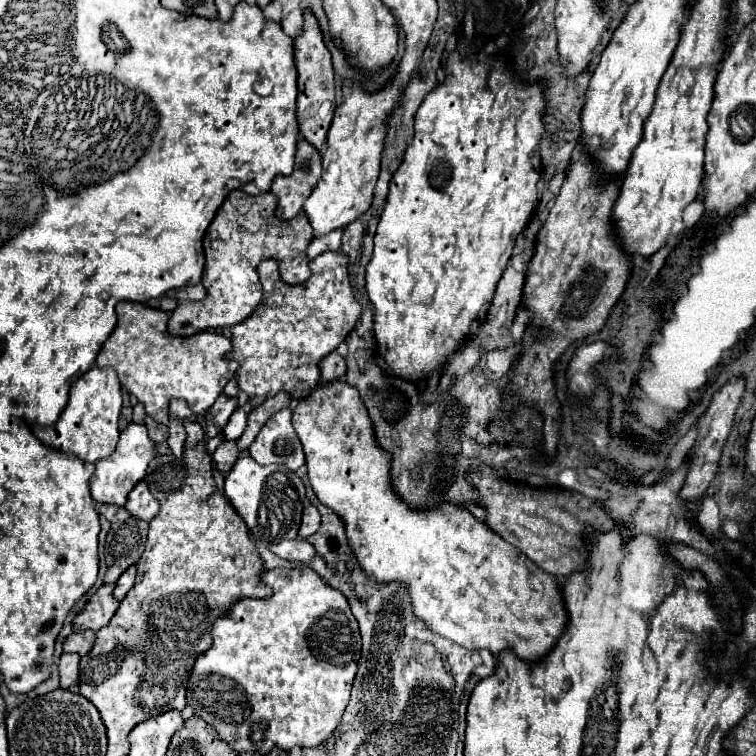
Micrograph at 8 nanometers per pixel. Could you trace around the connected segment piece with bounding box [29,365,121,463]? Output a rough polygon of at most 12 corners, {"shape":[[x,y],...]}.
{"shape":[[95,365],[71,385],[45,445],[95,463],[117,445],[121,383]]}

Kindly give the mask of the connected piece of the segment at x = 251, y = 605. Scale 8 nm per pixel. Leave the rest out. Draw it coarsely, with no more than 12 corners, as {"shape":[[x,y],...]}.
{"shape":[[311,567],[213,623],[187,705],[235,751],[317,747],[359,625]]}

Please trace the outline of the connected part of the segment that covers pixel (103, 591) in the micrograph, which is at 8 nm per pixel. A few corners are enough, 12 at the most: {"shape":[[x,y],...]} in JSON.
{"shape":[[101,585],[73,619],[75,631],[99,631],[117,611],[113,585]]}

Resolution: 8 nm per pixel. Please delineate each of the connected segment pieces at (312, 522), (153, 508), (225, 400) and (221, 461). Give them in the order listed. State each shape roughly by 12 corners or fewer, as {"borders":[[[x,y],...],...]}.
{"borders":[[[313,505],[303,509],[299,537],[307,539],[319,529],[319,513]],[[137,483],[125,509],[139,521],[157,515],[159,501],[147,483]],[[219,395],[205,415],[205,437],[217,437],[227,425],[237,399]],[[223,441],[213,453],[217,471],[227,473],[239,459],[237,443]]]}

